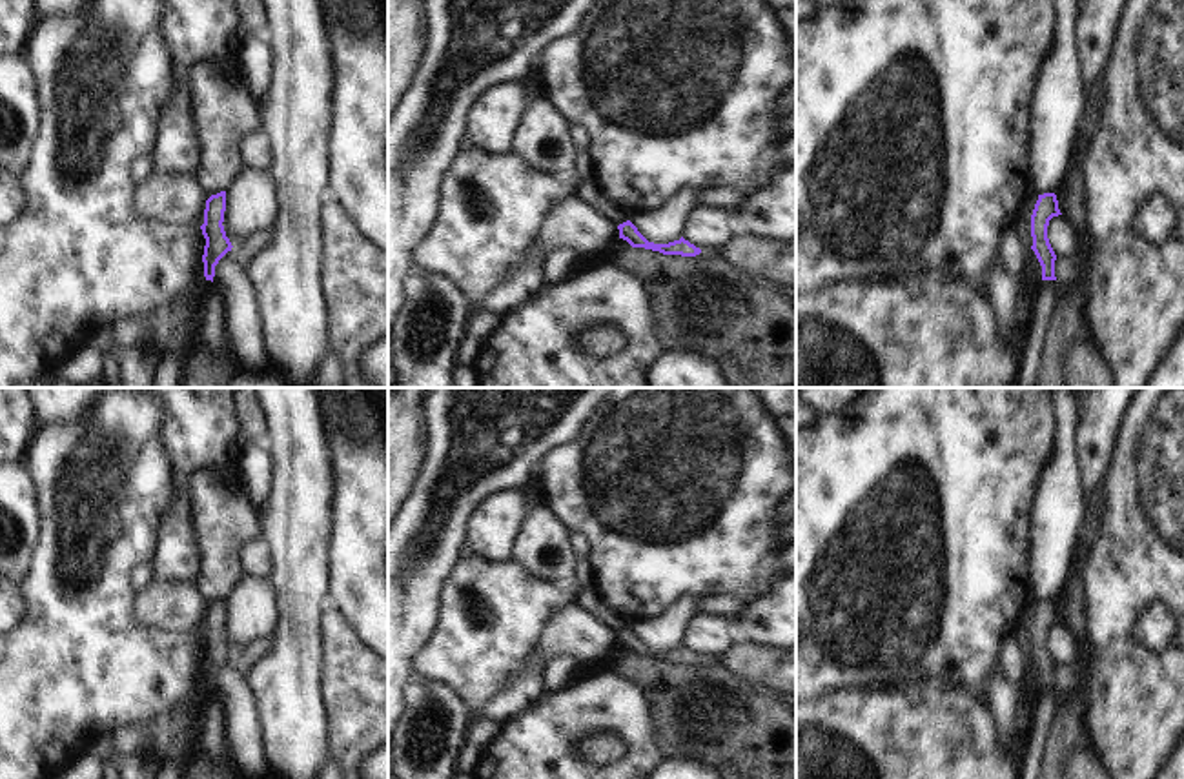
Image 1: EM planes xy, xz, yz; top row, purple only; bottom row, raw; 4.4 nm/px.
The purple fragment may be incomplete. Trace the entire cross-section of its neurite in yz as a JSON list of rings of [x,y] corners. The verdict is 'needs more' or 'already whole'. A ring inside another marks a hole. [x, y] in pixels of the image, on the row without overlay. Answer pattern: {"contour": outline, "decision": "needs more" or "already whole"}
{"contour": [[[1055,601],[1038,602],[1038,608],[1031,622],[1031,644],[1033,644],[1031,657],[1035,659],[1042,673],[1042,688],[1056,688],[1055,684],[1056,663],[1047,646],[1047,633],[1049,628],[1058,622],[1062,621],[1058,617],[1056,602]]], "decision": "already whole"}

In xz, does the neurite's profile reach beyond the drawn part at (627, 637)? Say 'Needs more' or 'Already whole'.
Needs more.

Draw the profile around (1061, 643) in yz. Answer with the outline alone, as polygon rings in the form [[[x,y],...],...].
[[[1064,622],[1053,624],[1047,633],[1047,646],[1056,664],[1077,668],[1080,653],[1075,639]]]

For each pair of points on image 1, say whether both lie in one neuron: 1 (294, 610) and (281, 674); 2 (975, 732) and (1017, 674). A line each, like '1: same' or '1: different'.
1: same
2: different

